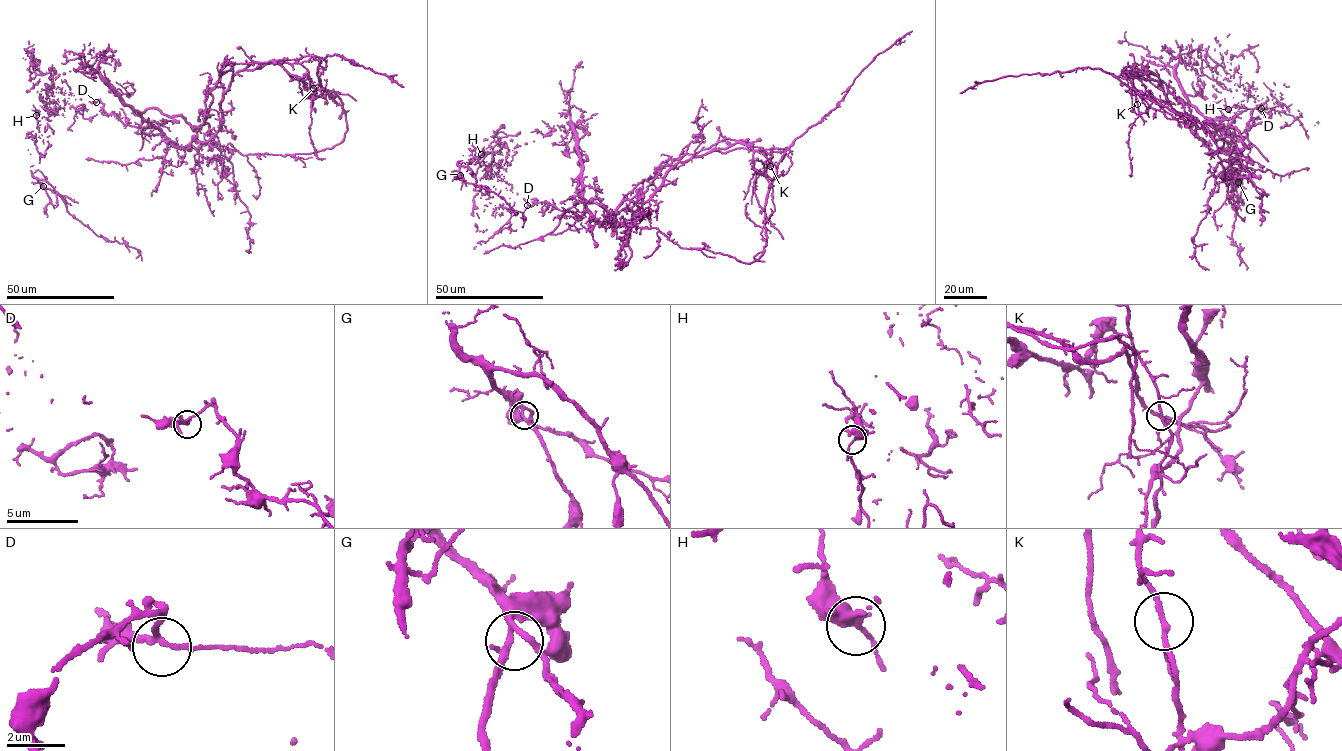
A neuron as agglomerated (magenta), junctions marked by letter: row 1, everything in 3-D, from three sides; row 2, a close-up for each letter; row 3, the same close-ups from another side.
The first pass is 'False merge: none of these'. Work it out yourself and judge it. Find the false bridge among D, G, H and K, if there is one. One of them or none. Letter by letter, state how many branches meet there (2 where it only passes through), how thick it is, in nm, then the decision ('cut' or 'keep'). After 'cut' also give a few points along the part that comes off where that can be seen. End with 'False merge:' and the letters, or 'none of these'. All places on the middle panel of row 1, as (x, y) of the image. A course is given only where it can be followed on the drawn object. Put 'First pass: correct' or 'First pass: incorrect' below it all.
D: branches 3; calibre 170 nm; keep
G: branches 3; calibre 220 nm; keep
H: branches 3; calibre 280 nm; keep
K: branches 3; calibre 140 nm; cut; course (770, 166), (766, 173), (772, 181), (781, 156), (792, 142), (836, 107), (853, 79), (877, 55), (912, 31)
False merge: K
First pass: incorrect

